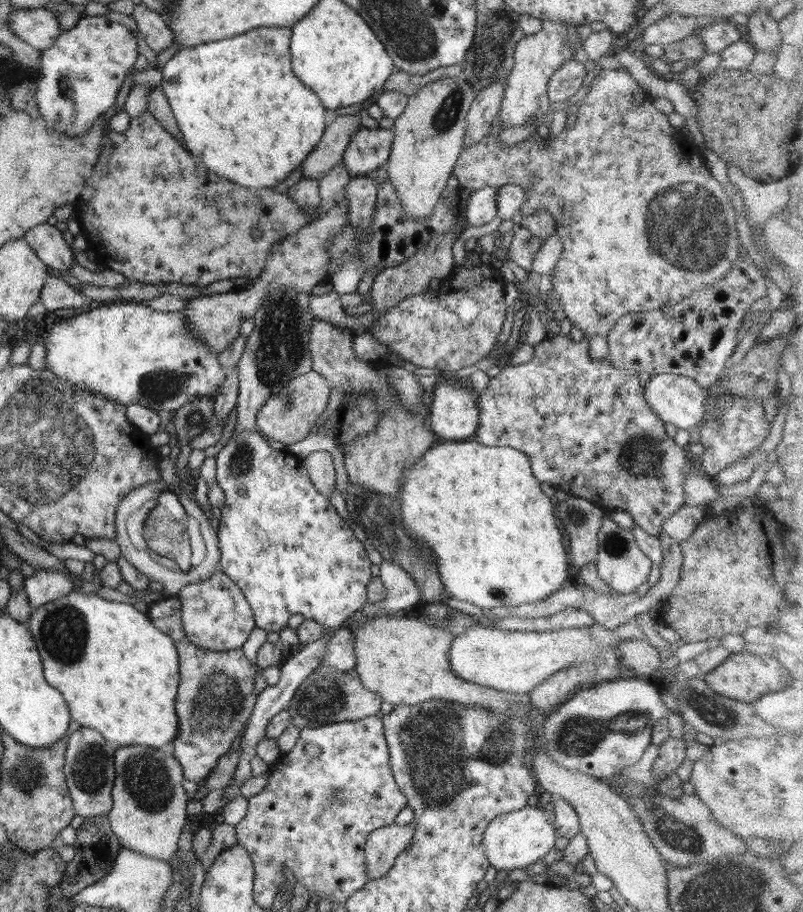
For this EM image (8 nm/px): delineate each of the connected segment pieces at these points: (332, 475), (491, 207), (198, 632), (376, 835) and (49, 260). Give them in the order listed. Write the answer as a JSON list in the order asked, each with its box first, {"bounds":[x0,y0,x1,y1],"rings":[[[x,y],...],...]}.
[{"bounds":[302,451,336,500],"rings":[[[328,451],[311,452],[302,461],[312,485],[320,494],[330,500],[336,489],[336,472],[330,453]]]},{"bounds":[465,186,497,226],"rings":[[[486,186],[470,192],[465,204],[466,225],[484,226],[497,216],[497,188]]]},{"bounds":[176,570,255,651],"rings":[[[221,570],[205,581],[183,586],[176,597],[180,599],[185,635],[196,646],[215,651],[241,648],[254,630],[255,619],[249,602],[236,583]]]},{"bounds":[365,822,416,881],"rings":[[[415,822],[404,826],[396,823],[373,830],[365,842],[365,867],[373,881],[387,875],[396,857],[410,846],[416,830]]]},{"bounds":[23,222,73,273],"rings":[[[44,222],[29,228],[23,239],[47,267],[63,273],[72,266],[73,250],[62,233],[54,225]]]}]

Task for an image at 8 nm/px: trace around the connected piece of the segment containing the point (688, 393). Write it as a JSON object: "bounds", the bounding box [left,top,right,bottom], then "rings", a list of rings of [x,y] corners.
{"bounds":[643,373,711,430],"rings":[[[670,373],[651,375],[643,389],[648,406],[665,424],[674,424],[678,429],[688,430],[691,426],[698,426],[704,422],[706,414],[709,414],[710,398],[707,396],[711,395],[711,392],[702,388],[694,379]]]}

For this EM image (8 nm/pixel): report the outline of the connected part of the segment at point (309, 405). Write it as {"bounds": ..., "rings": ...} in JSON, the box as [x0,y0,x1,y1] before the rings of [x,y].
{"bounds":[257,370,330,446],"rings":[[[313,370],[294,377],[290,385],[277,394],[270,395],[257,414],[258,431],[270,440],[289,446],[304,440],[317,418],[326,410],[330,398],[329,382]]]}

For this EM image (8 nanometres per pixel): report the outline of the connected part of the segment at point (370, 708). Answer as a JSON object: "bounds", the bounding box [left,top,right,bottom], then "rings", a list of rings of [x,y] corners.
{"bounds":[287,665,382,728],"rings":[[[320,665],[302,681],[287,709],[292,725],[306,728],[342,721],[357,721],[367,716],[374,716],[380,710],[382,702],[382,697],[378,693],[366,690],[355,667],[342,672]]]}

